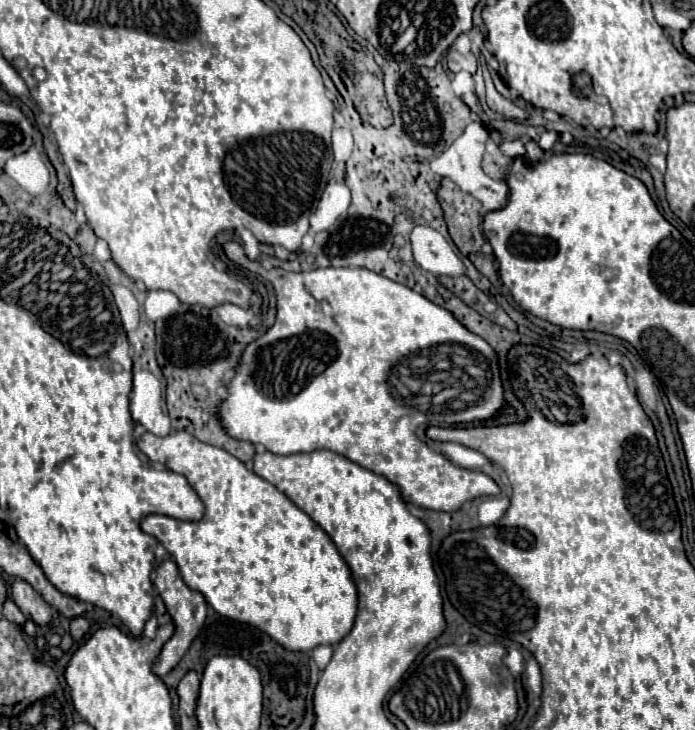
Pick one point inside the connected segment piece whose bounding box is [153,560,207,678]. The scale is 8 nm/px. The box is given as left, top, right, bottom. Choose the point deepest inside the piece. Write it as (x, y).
(181, 601)

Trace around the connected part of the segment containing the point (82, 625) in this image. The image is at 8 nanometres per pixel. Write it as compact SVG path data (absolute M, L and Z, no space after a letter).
M79 616L79 618L71 620L71 636L75 642L79 642L87 634L87 630L89 630L89 622L85 618Z

